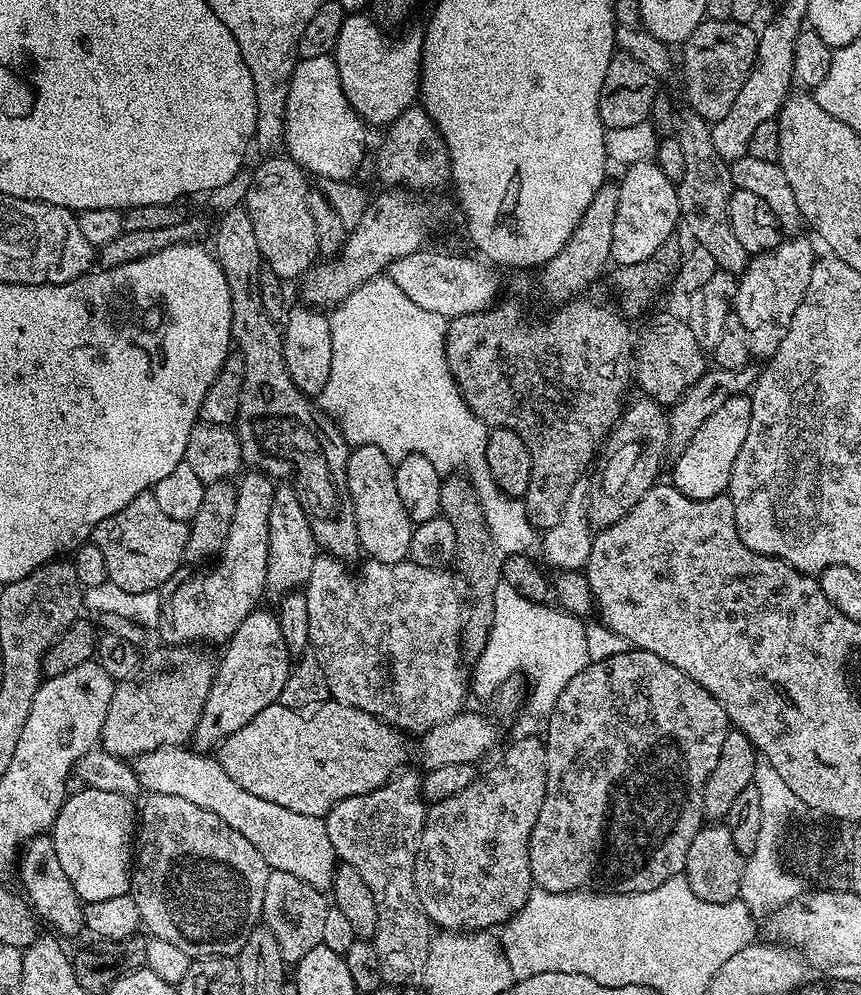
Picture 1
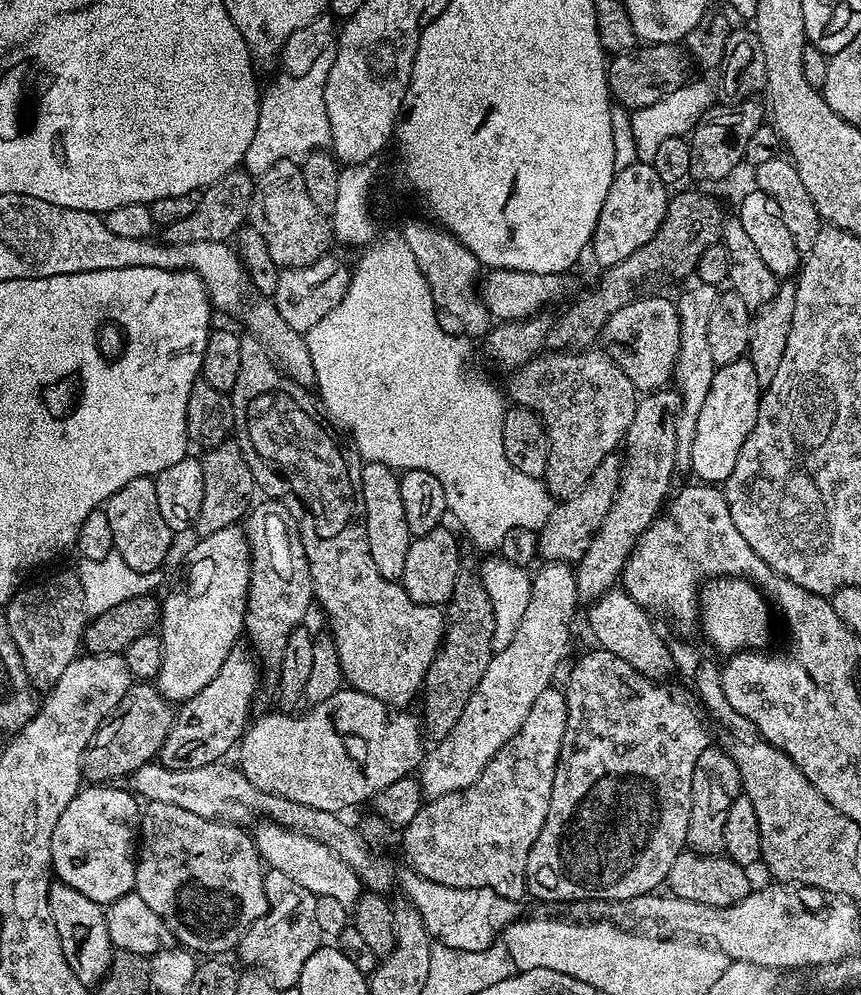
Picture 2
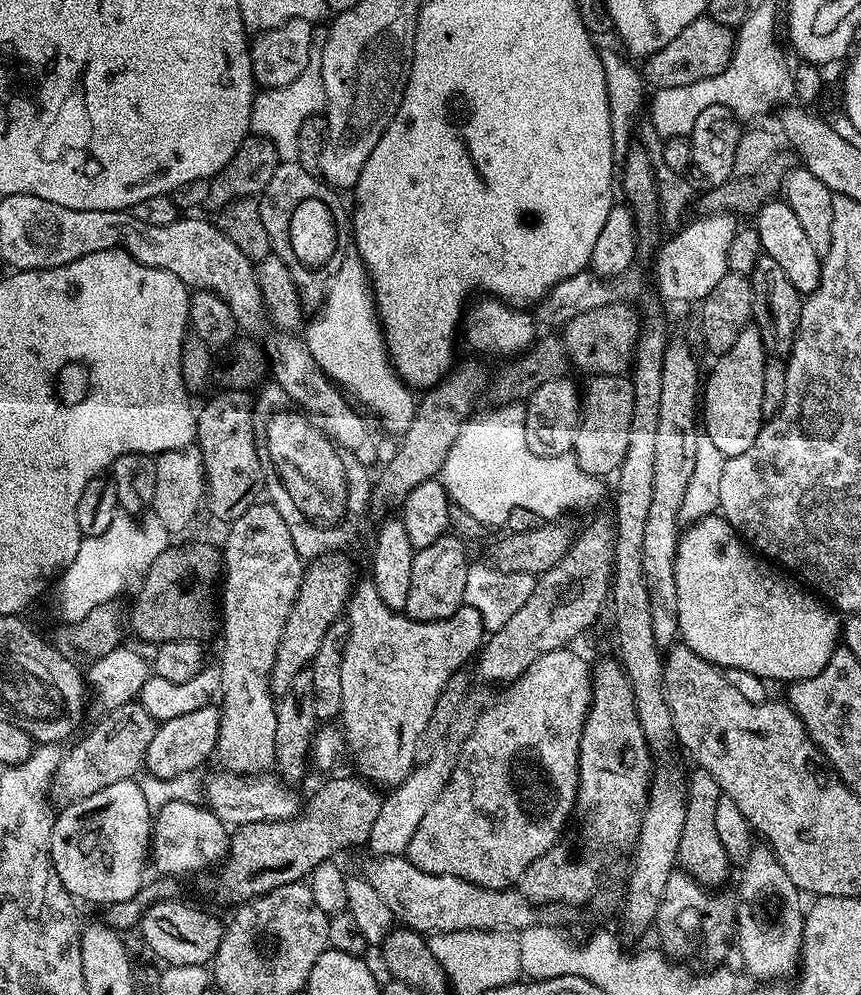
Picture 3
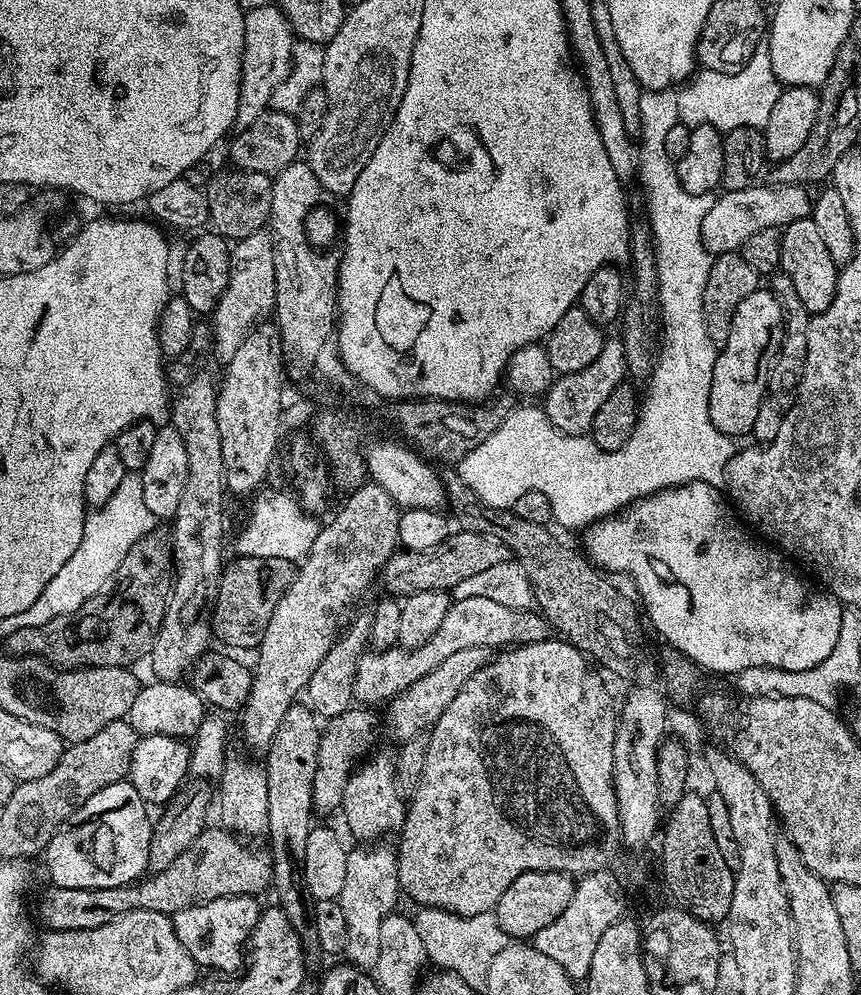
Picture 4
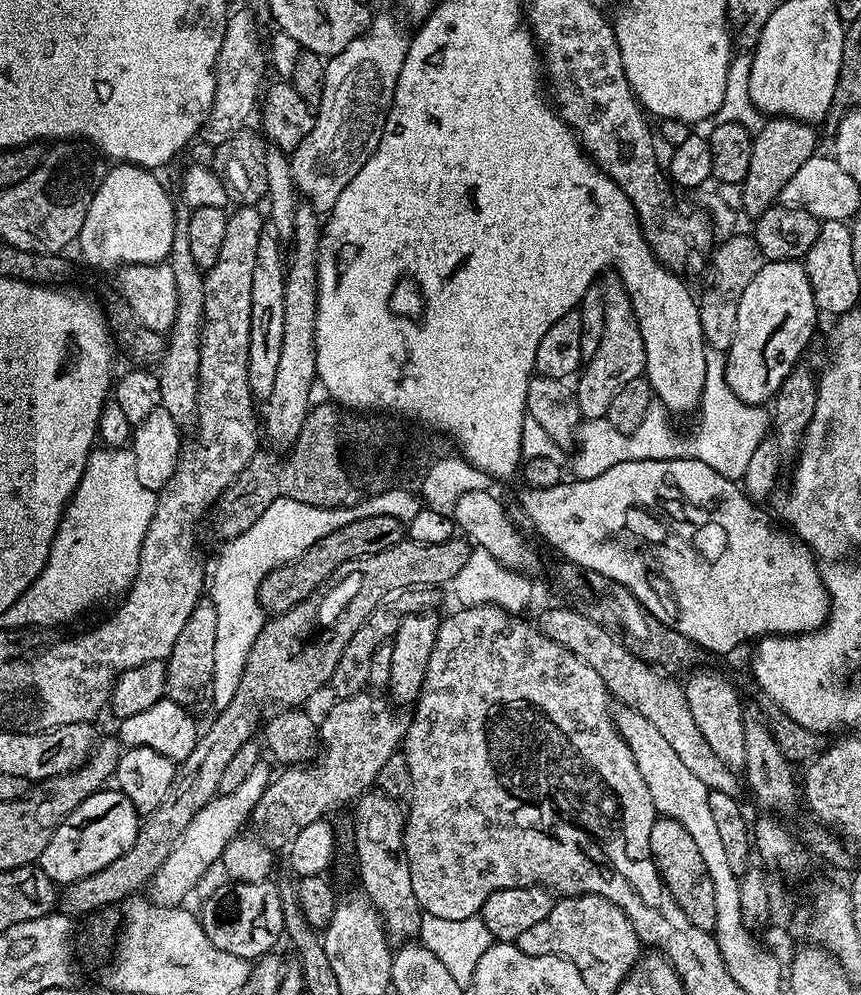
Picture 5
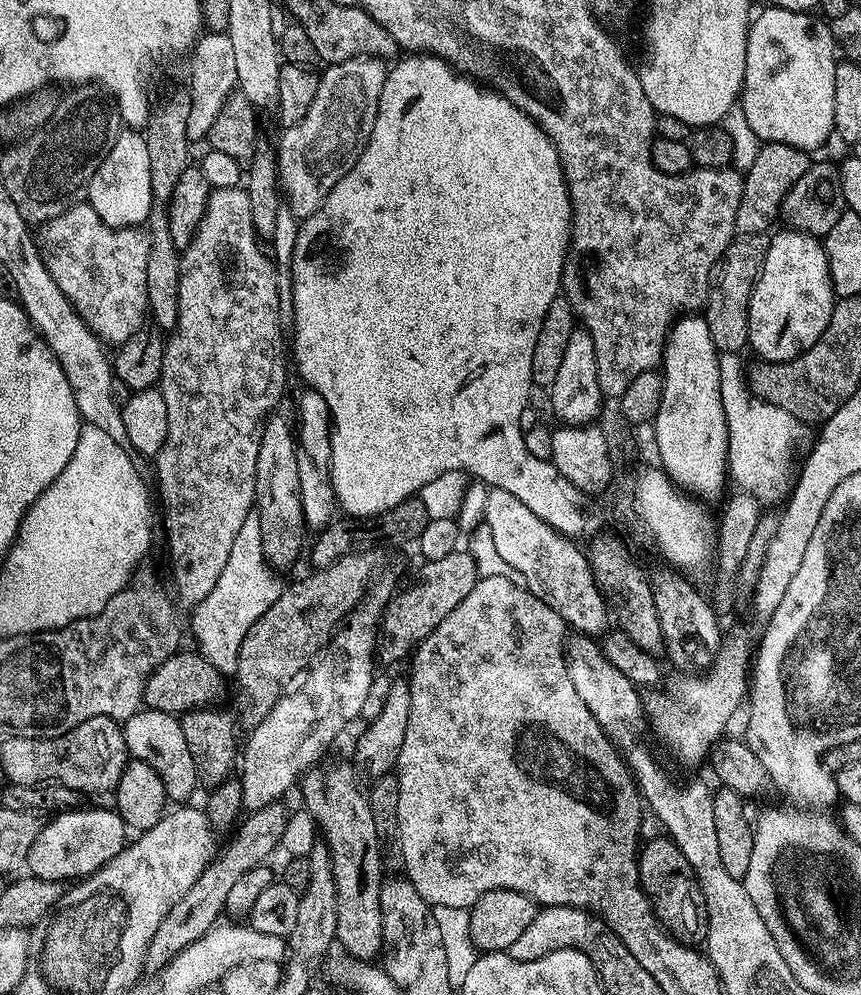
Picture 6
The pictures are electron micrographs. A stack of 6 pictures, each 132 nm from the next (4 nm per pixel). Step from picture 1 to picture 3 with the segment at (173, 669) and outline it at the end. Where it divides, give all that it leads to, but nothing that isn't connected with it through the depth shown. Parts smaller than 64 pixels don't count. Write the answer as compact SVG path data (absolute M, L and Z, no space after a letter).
M139 702L123 704L105 716L108 717L98 721L84 737L81 735L69 752L67 749L63 753L50 793L57 805L90 798L90 794L98 794L98 790L106 790L106 786L114 786L114 782L133 779L137 775L135 772L144 768L146 750L150 750L150 742L158 727L156 719Z

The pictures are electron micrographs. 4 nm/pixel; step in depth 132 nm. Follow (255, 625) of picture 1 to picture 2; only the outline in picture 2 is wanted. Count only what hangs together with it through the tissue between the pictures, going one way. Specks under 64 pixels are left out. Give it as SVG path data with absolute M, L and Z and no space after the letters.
M243 647L232 648L230 654L226 654L226 662L222 662L222 670L214 674L214 679L203 690L198 690L194 698L179 705L172 717L170 734L166 734L166 742L162 742L158 757L158 763L162 766L170 770L198 770L223 761L227 757L224 755L237 747L253 715L252 699L256 696L261 672L257 657Z

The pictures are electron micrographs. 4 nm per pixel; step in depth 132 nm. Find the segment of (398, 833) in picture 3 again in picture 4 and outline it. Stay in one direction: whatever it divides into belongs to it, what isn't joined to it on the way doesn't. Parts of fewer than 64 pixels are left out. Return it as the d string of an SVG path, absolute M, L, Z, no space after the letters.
M372 842L352 848L346 858L346 882L338 897L346 917L346 946L343 955L353 968L375 969L378 962L382 922L397 911L396 903L402 900L398 862L393 845Z

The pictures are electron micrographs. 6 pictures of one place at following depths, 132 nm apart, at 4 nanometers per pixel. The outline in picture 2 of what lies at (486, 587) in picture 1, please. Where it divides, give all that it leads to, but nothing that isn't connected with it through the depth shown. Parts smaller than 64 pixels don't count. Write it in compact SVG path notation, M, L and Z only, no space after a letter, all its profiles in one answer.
M468 570L461 571L456 577L452 599L446 605L444 643L436 653L422 689L422 732L429 741L446 738L446 734L454 730L458 718L462 718L462 710L466 710L470 694L474 694L478 682L482 682L482 674L486 674L486 666L490 666L494 655L493 642L494 606L490 602L490 594L479 575L471 576Z

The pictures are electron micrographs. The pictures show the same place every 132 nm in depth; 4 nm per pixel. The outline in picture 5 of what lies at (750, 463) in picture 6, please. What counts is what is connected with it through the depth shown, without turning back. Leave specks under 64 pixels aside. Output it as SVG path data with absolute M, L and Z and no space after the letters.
M708 348L706 354L706 380L704 389L700 395L698 407L698 417L700 421L696 424L696 433L688 436L683 440L674 429L668 425L670 413L663 403L654 402L646 410L646 418L642 418L642 426L638 426L638 430L627 434L621 434L613 430L612 425L604 420L584 420L578 429L578 443L575 445L576 453L572 456L572 473L571 475L577 480L585 480L586 478L594 478L598 474L602 474L602 470L606 470L610 466L614 466L618 462L634 462L635 460L679 460L681 458L691 458L706 462L706 466L710 466L710 470L718 470L718 474L722 474L722 478L730 478L737 482L743 481L746 474L746 462L750 462L750 457L754 455L754 450L758 448L760 443L766 439L770 432L770 416L763 407L747 404L737 398L732 393L730 386L724 377L724 365L726 363L725 353Z

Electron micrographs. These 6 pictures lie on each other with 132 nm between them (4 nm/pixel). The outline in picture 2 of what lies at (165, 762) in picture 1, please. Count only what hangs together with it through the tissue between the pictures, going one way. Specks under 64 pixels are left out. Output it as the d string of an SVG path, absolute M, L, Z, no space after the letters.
M260 822L256 826L256 848L260 851L261 861L271 871L286 874L286 878L294 878L298 886L306 886L306 890L315 892L317 896L335 898L349 910L356 905L362 891L360 875L350 866L346 866L346 862L342 862L342 858L338 858L338 854L334 854L330 846L322 846L322 842L301 832L283 828L281 824Z

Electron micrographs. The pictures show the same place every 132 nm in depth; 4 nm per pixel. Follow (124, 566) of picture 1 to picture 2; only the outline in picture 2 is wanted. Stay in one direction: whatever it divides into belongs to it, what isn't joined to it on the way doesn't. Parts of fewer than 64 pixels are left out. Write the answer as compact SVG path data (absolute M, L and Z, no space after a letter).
M151 476L134 478L134 482L126 482L122 490L118 490L103 505L102 511L110 518L110 534L114 534L112 543L115 555L123 558L131 569L143 574L155 573L155 569L168 556L172 548L174 533L166 526L166 518L162 518L162 510L158 510L158 490L155 479Z

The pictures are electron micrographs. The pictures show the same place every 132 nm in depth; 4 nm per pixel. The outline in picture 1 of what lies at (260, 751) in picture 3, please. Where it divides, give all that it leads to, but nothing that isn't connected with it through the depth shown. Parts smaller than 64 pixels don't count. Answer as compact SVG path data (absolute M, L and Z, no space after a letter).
M277 483L274 490L274 503L270 506L270 536L268 538L268 569L266 570L267 591L279 598L286 592L303 589L310 578L310 570L314 570L314 562L318 555L318 545L310 530L310 522L306 518L306 510L302 510L302 502L298 502L298 494L288 484Z

